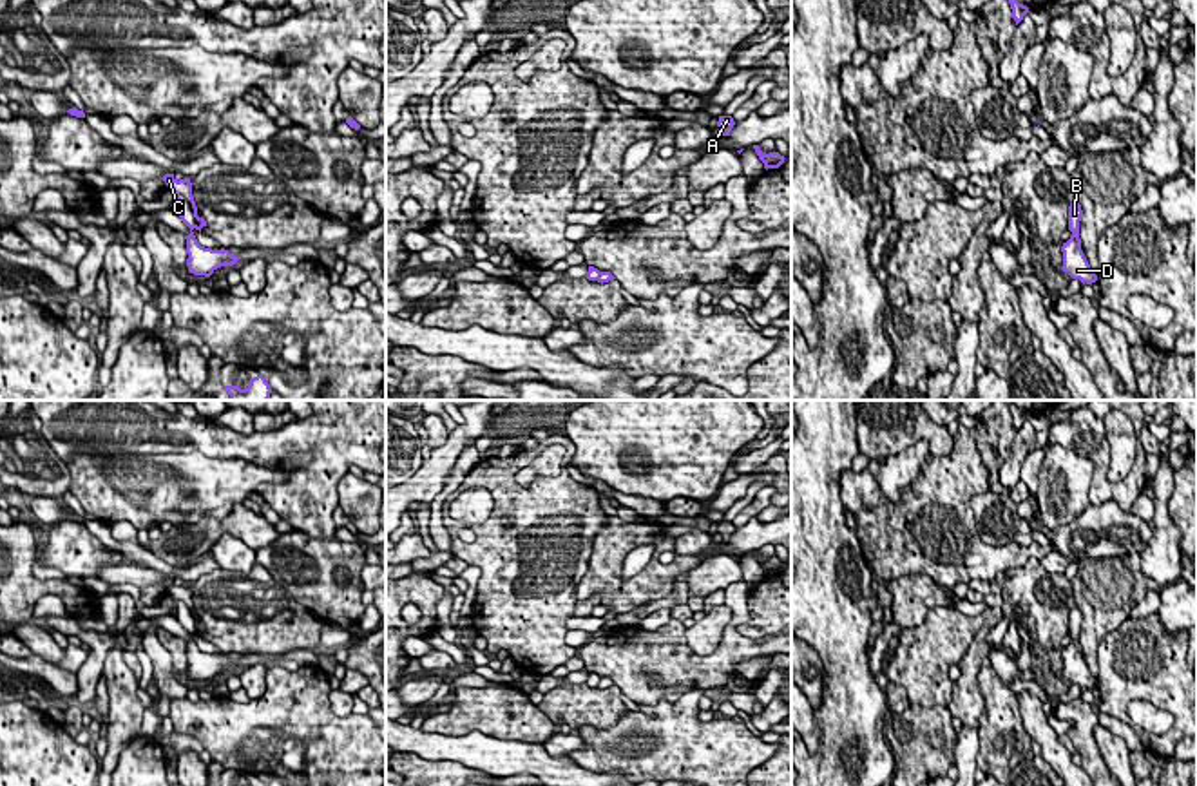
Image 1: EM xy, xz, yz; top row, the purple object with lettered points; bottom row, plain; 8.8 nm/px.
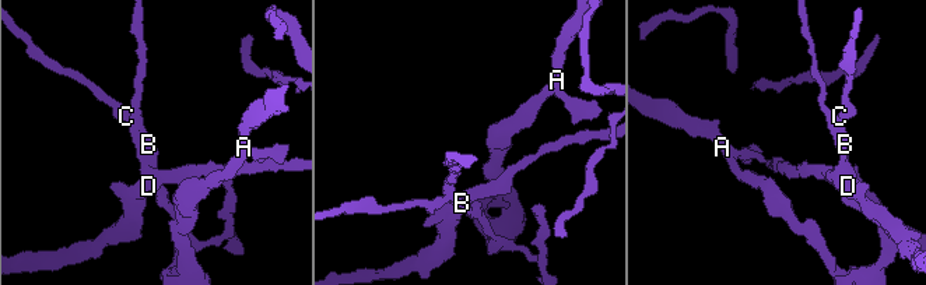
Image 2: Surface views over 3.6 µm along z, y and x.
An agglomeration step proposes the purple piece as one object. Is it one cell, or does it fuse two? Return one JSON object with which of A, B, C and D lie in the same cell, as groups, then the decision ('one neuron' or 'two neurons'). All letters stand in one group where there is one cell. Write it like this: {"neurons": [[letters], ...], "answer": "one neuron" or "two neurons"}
{"neurons": [["A", "B", "C"], ["D"]], "answer": "two neurons"}

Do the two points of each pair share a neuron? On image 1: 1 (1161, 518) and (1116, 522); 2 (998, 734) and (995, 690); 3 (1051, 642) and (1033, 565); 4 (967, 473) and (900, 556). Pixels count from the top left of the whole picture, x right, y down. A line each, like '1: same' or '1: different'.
1: different
2: same
3: same
4: same

